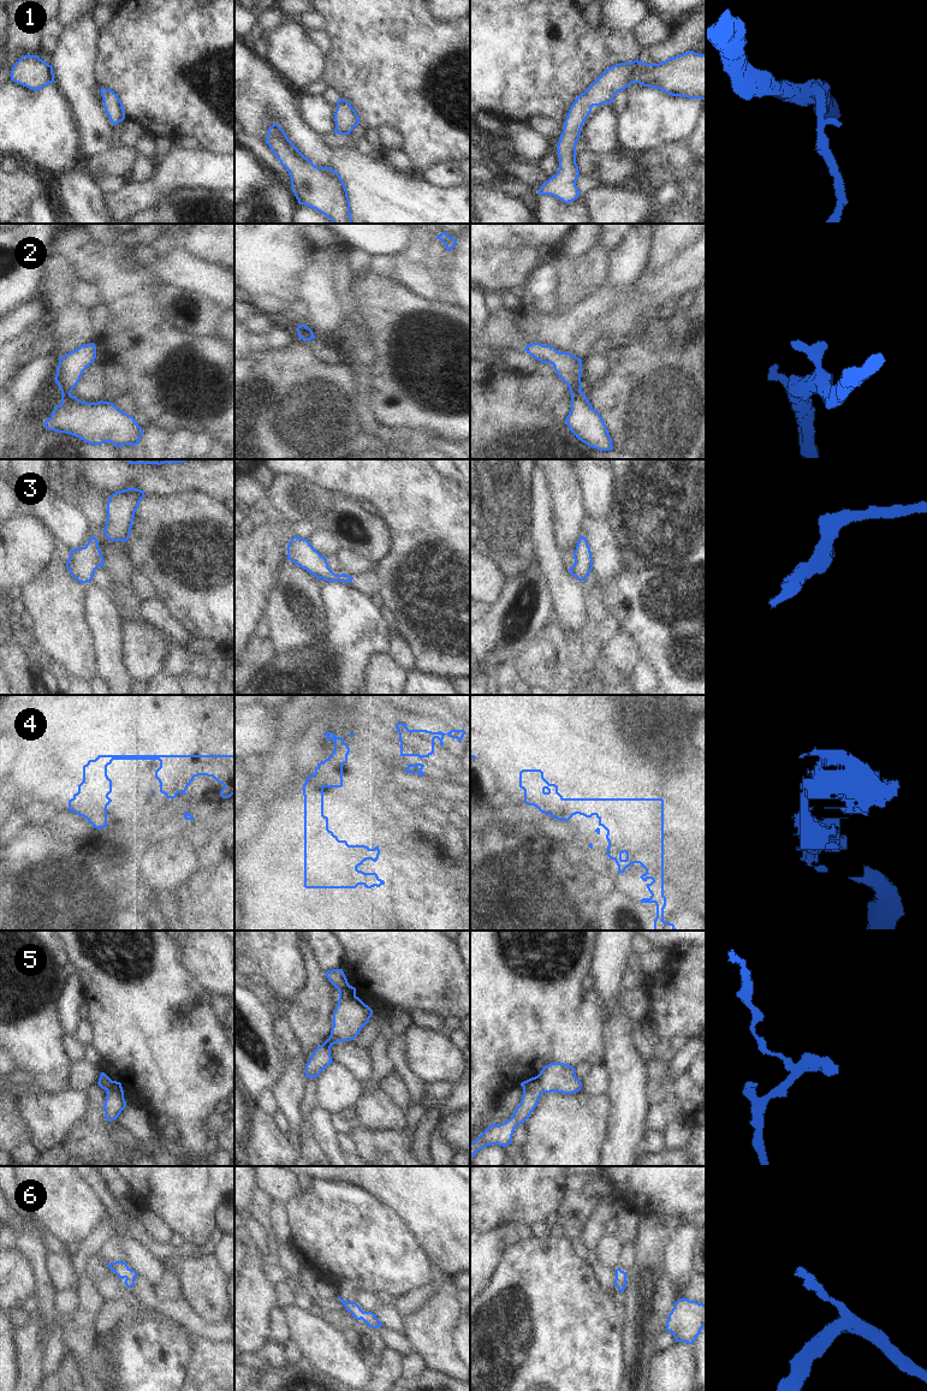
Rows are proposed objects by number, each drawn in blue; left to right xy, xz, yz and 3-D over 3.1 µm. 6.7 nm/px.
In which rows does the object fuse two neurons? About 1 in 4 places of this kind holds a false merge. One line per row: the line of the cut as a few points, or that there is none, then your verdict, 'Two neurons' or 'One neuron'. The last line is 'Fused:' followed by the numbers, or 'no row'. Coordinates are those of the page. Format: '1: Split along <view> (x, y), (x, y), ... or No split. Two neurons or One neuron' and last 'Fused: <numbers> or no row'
1: No split. One neuron
2: Split along yz (580, 391), (571, 394). Two neurons
3: No split. One neuron
4: Split along xy (71, 798), (72, 804), (83, 815). Two neurons
5: Split along xz (349, 985), (339, 992). Two neurons
6: No split. One neuron
Fused: 2, 4, 5

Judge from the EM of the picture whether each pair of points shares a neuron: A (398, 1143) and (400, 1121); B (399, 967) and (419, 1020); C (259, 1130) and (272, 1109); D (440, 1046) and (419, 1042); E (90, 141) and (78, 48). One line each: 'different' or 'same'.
A: different
B: different
C: different
D: same
E: same

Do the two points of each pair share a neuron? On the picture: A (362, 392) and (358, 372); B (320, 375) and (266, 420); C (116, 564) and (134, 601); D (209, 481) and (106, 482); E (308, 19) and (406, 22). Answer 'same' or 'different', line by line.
A: same
B: same
C: same
D: same
E: different

